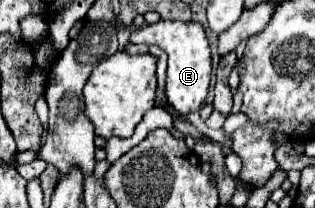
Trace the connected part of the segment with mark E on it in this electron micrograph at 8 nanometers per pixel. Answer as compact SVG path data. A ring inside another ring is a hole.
M159 20L155 24L133 28L129 42L147 44L147 46L155 44L167 52L169 64L167 64L167 78L165 78L165 94L169 104L179 114L197 112L203 106L205 96L209 92L209 80L211 80L211 52L209 52L209 42L201 24L179 22L179 20Z

